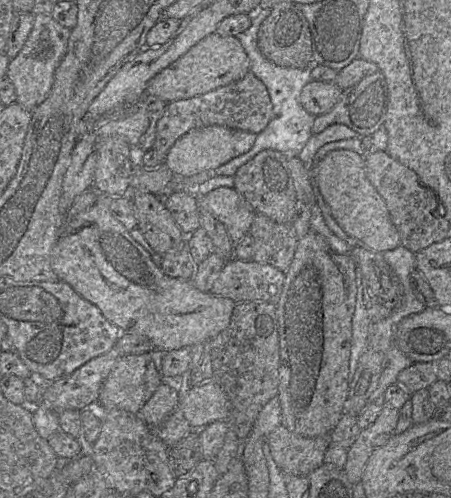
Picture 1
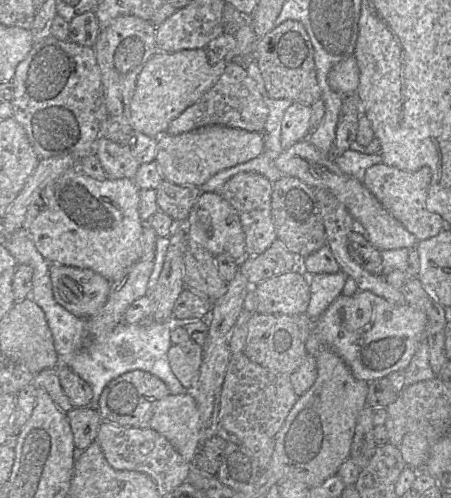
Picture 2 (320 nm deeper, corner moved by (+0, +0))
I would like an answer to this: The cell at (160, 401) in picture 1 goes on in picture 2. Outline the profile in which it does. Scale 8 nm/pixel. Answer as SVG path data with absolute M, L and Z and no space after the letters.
M171 393L162 398L149 427L169 440L187 462L194 463L203 442L198 403L191 393Z

